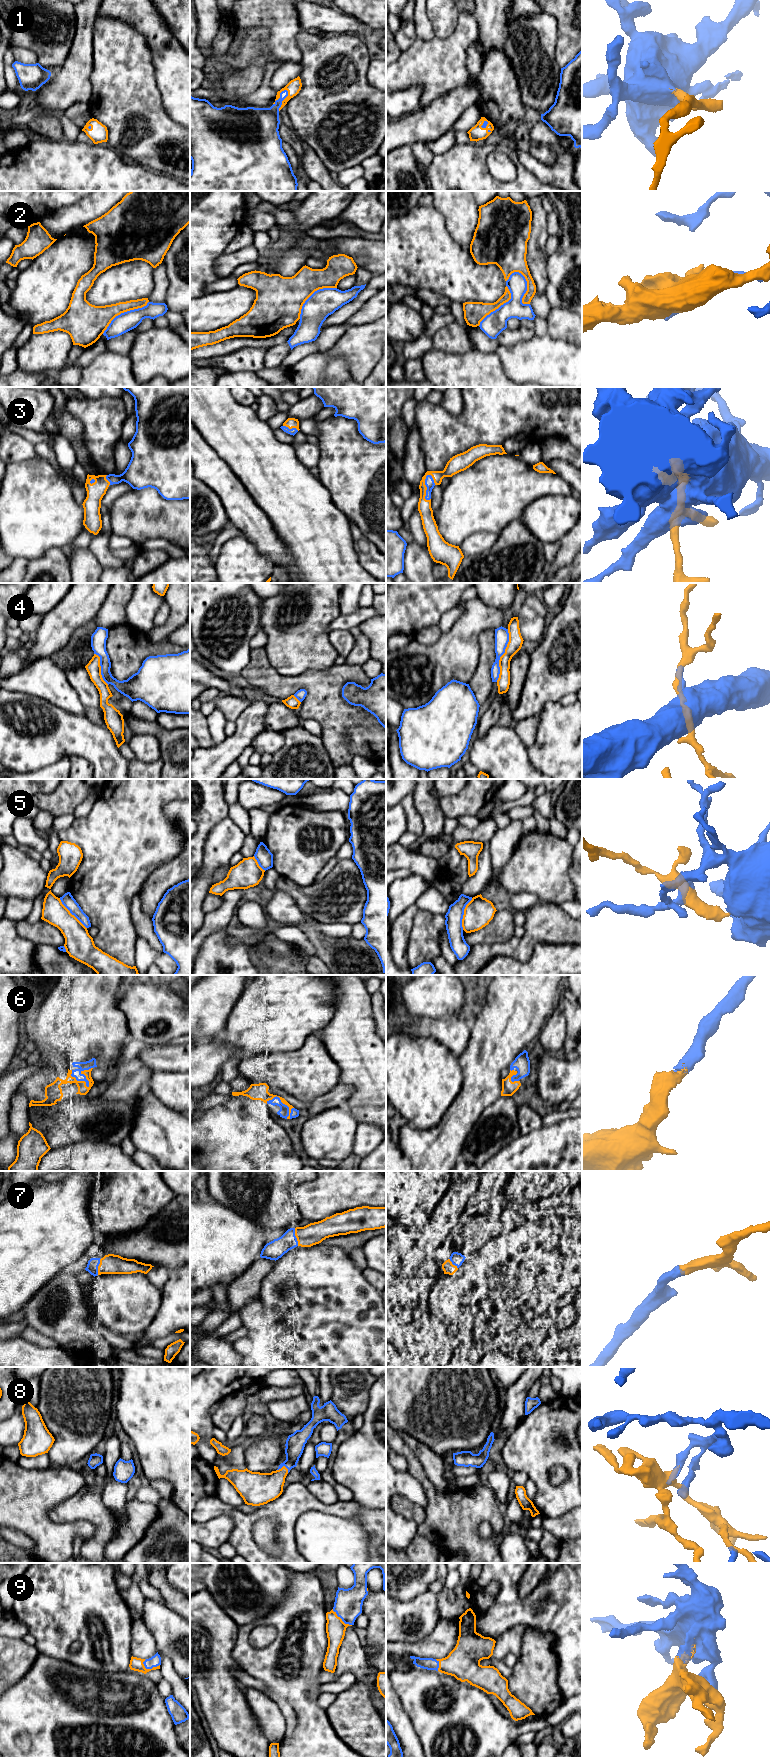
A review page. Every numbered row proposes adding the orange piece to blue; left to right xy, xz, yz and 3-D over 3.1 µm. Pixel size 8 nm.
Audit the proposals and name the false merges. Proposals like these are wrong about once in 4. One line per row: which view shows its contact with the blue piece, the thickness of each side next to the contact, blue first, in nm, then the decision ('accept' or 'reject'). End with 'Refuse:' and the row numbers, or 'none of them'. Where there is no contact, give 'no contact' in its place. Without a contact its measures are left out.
1: xz | 260/110 nm | accept
2: yz | 160/190 nm | reject
3: yz | 80/110 nm | accept
4: yz | 110/110 nm | reject
5: yz | 140/220 nm | accept
6: xy | 70/80 nm | accept
7: xz | 150/180 nm | accept
8: xz | 160/240 nm | accept
9: xz | 220/160 nm | accept
Refuse: 2, 4

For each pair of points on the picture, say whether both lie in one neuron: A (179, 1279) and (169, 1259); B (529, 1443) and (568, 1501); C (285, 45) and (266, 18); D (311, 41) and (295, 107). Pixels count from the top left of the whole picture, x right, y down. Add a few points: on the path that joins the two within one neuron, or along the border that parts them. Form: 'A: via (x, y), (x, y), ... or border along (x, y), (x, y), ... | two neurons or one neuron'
A: border along (179, 1265), (170, 1270) | two neurons
B: via (536, 1459), (541, 1479), (552, 1491) | one neuron
C: via (283, 38), (283, 35), (273, 25) | one neuron
D: via (311, 57), (311, 91) | one neuron

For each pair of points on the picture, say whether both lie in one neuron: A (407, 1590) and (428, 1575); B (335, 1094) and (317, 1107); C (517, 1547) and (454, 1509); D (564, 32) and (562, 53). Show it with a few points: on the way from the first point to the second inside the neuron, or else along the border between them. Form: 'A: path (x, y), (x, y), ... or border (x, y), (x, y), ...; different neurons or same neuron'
A: path (412, 1585), (423, 1577); same neuron
B: path (331, 1098), (321, 1103); same neuron
C: border (500, 1536), (498, 1552); different neurons
D: path (564, 37), (564, 48); same neuron

